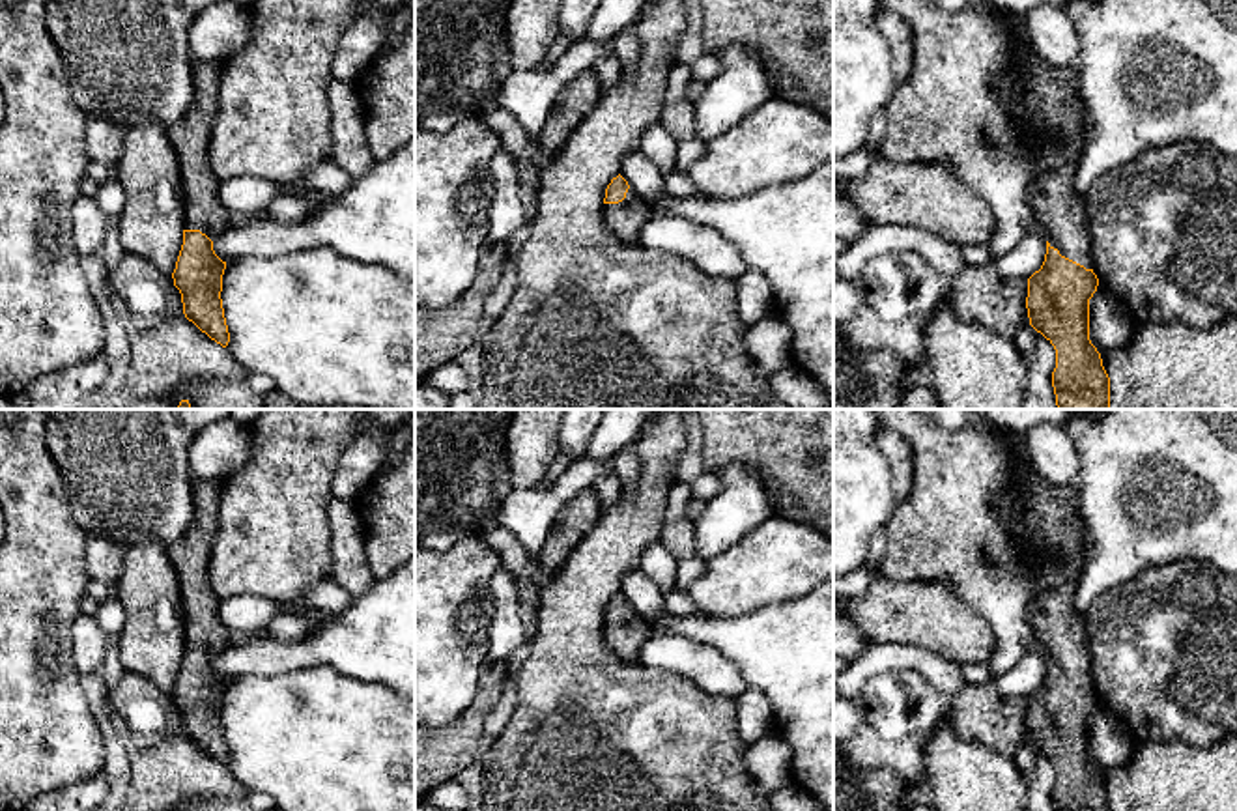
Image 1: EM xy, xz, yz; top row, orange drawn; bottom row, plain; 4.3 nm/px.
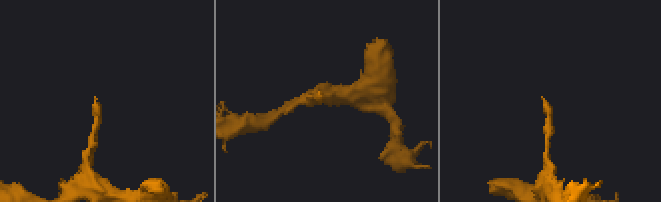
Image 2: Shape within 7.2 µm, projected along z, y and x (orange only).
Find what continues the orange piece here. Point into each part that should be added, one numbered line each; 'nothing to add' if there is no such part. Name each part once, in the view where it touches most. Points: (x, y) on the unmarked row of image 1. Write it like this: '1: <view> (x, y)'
1: yz (1047, 516)

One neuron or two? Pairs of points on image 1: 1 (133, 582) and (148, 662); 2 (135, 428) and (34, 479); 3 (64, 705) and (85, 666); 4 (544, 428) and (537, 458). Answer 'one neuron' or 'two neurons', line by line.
1: one neuron
2: two neurons
3: two neurons
4: one neuron

